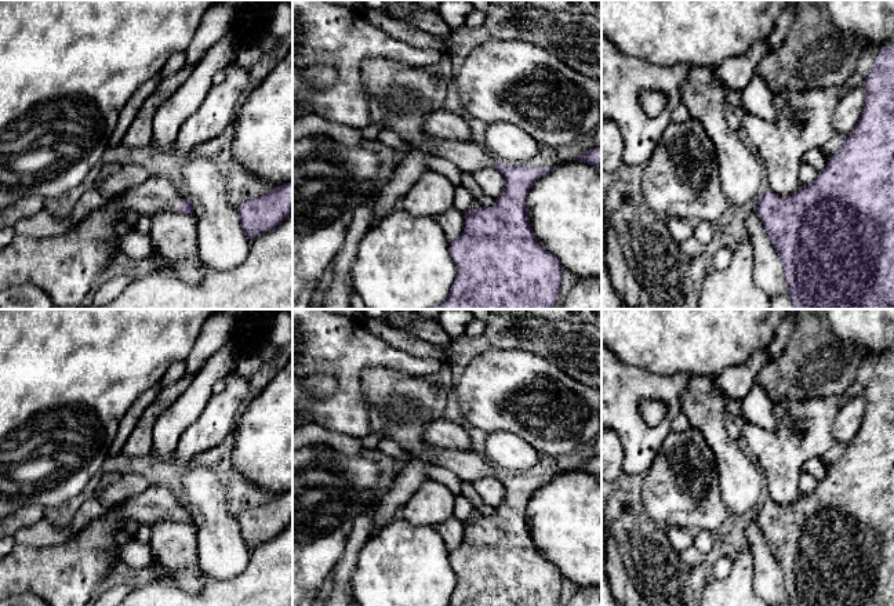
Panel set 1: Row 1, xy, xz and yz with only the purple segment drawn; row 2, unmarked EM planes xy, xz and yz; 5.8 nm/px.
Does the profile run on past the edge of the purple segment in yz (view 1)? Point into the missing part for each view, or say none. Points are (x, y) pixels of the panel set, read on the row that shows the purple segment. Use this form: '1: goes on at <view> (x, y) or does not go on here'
1: does not go on here

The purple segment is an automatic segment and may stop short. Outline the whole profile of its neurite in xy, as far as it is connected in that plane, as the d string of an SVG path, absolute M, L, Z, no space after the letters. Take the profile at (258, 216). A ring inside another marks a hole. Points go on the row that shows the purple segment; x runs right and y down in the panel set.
M292 182L244 202L237 208L241 228L248 239L275 229L292 213Z

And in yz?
M894 43L879 50L879 54L864 83L865 106L854 130L842 148L818 171L807 186L799 186L792 196L778 196L771 189L763 190L755 200L755 213L762 219L770 242L784 266L788 295L796 309L894 309Z

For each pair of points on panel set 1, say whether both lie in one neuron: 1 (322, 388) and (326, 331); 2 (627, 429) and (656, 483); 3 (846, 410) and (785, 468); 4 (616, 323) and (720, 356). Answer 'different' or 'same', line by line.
1: different
2: different
3: different
4: same

